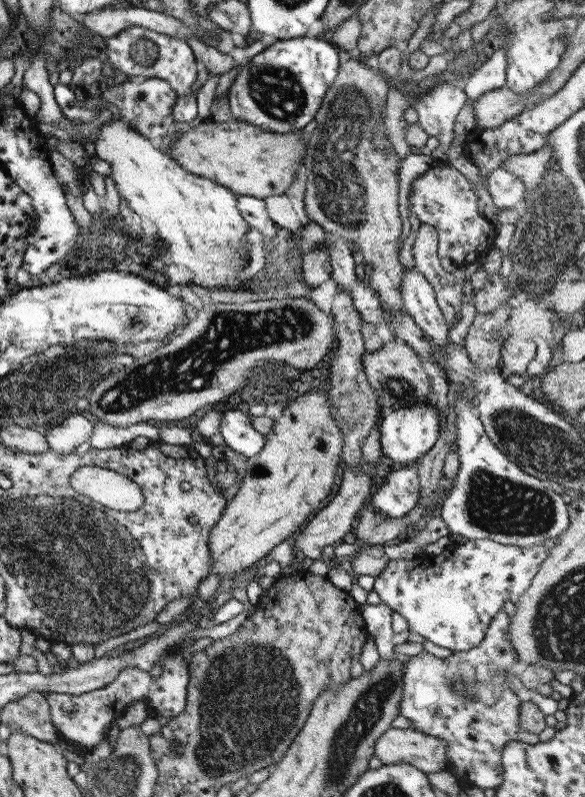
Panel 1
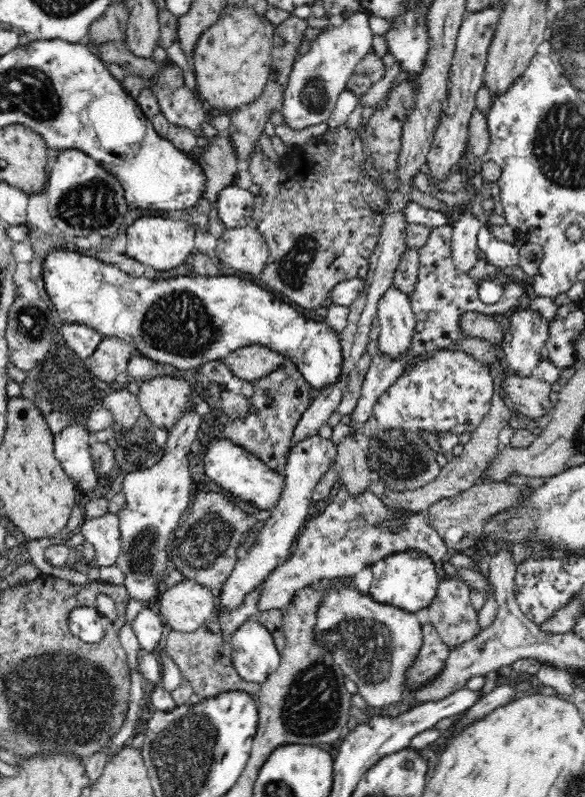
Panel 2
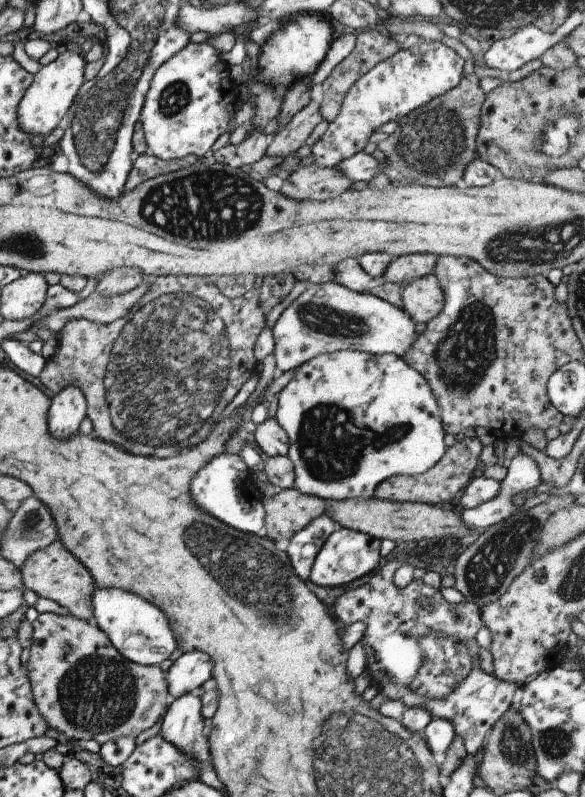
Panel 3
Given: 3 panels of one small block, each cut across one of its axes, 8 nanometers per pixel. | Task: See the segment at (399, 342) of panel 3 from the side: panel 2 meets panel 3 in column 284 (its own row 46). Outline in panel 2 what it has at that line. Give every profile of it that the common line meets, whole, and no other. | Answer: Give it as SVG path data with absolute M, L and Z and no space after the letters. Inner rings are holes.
M358 12L344 19L340 26L328 25L311 40L310 49L292 65L283 94L282 113L287 126L302 130L327 121L335 109L340 93L357 64L372 52L374 33L368 23L369 15Z

